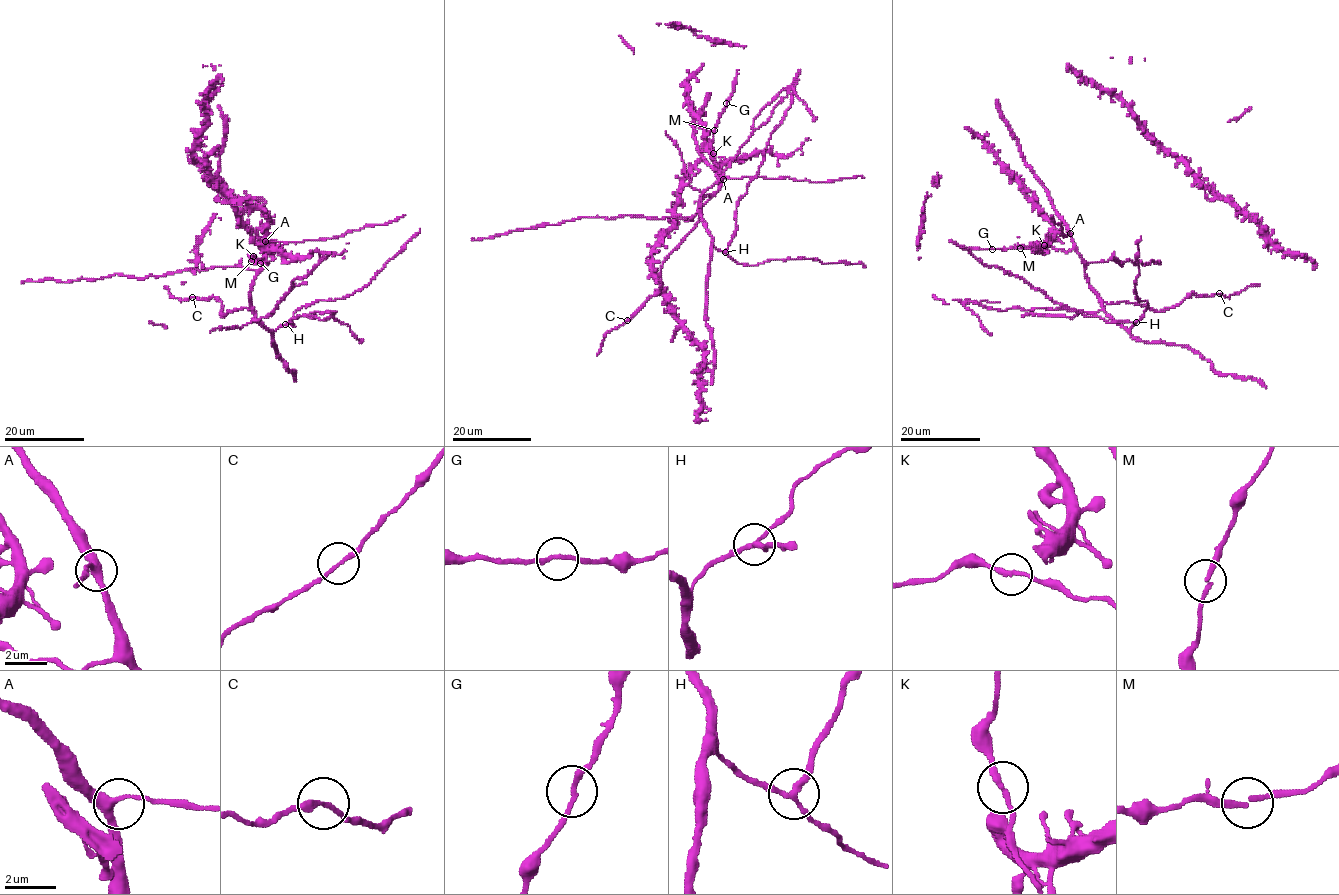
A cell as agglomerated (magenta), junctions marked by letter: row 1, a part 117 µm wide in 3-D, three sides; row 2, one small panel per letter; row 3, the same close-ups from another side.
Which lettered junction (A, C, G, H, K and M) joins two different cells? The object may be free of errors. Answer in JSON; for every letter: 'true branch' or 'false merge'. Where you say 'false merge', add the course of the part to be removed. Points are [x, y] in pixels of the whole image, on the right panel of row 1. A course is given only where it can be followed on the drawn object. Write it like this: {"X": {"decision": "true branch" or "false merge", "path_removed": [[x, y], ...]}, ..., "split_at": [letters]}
{"A": {"decision": "true branch"}, "C": {"decision": "true branch"}, "G": {"decision": "true branch"}, "H": {"decision": "false merge", "path_removed": [[1136, 321], [1105, 322], [1075, 310], [1013, 307], [999, 310], [962, 303], [992, 335]]}, "K": {"decision": "true branch"}, "M": {"decision": "true branch"}, "split_at": ["H"]}

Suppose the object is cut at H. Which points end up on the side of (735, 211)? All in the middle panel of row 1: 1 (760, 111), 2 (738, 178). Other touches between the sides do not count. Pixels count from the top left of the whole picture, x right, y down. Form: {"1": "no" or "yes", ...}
{"1": "no", "2": "no"}

